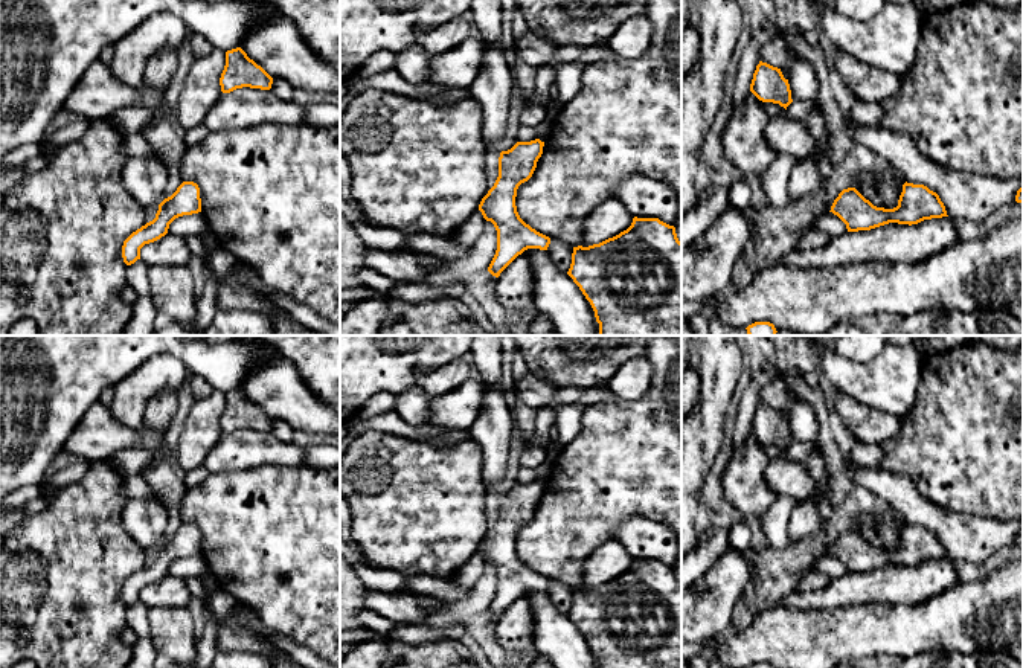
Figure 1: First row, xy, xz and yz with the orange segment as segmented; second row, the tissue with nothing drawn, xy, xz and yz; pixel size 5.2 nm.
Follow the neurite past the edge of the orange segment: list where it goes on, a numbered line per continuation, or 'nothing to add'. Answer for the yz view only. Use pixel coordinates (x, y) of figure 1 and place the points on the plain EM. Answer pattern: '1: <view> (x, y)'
nothing to add

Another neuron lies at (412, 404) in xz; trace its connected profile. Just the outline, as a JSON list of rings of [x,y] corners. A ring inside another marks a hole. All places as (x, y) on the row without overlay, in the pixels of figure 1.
[[[418,384],[393,395],[393,410],[410,426],[425,426],[431,398]]]

